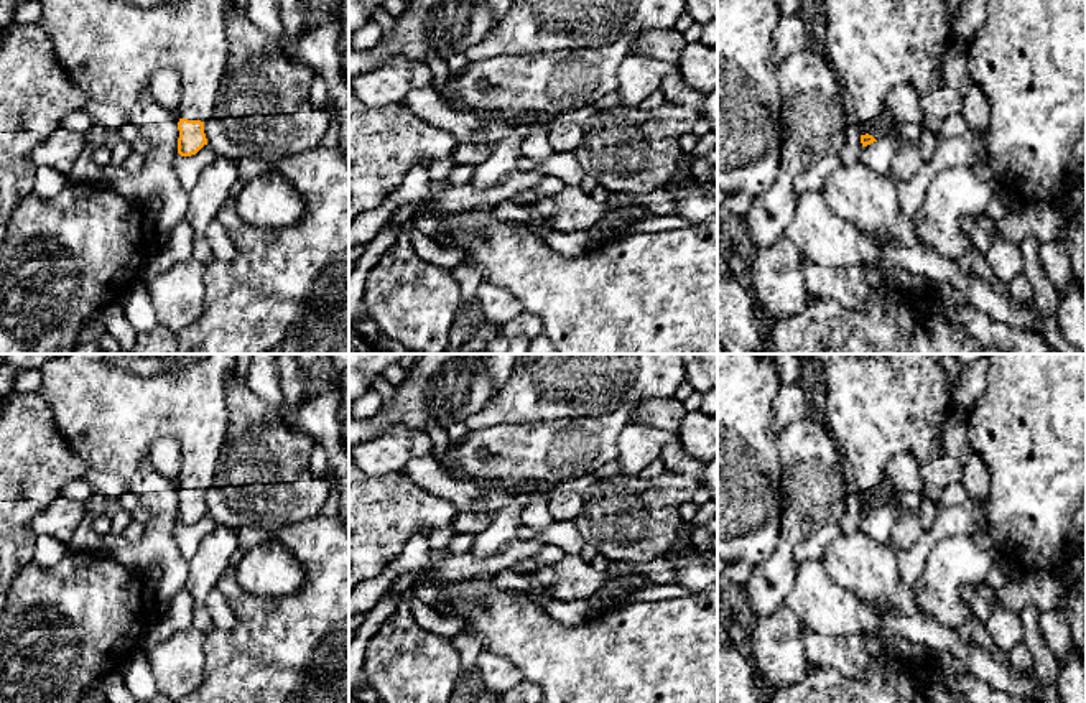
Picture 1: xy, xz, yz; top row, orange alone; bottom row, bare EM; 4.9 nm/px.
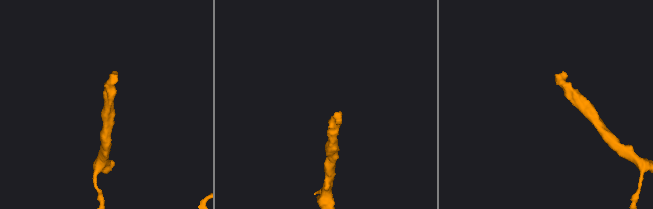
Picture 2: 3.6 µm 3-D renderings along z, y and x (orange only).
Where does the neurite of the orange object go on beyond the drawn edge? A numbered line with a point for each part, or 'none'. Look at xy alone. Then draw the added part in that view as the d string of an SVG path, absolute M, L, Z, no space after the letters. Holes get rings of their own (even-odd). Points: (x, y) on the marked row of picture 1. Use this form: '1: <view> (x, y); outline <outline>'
1: xy (109, 48); outline M41 0L39 3L43 13L36 25L49 35L61 68L84 95L130 112L148 89L151 74L171 68L181 81L178 117L209 120L229 64L227 12L234 0Z

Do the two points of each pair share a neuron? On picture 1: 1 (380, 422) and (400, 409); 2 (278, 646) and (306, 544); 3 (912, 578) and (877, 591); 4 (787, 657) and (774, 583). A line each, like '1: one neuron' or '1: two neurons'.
1: one neuron
2: one neuron
3: two neurons
4: two neurons

